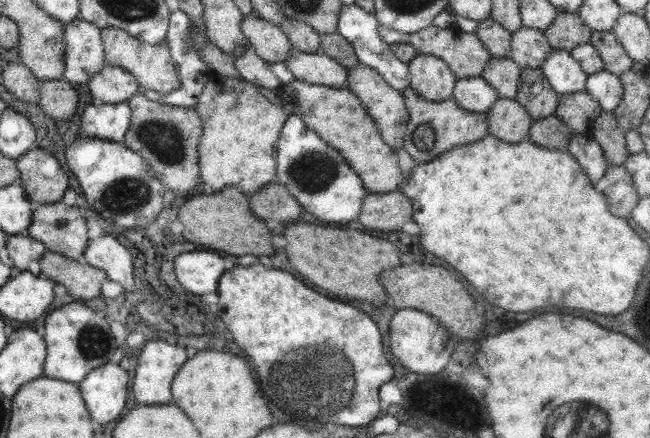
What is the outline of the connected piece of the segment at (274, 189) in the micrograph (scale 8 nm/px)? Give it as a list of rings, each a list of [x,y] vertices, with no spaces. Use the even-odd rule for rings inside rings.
[[[274,181],[248,195],[251,213],[261,221],[274,218],[277,222],[291,222],[299,216],[300,204],[285,191],[284,185]]]

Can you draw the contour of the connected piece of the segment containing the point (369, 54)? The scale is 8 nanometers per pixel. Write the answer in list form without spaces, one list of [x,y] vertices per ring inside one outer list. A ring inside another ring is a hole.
[[[342,5],[336,26],[336,33],[340,34],[354,50],[354,54],[361,65],[368,66],[371,70],[381,75],[381,78],[396,91],[402,91],[408,87],[409,73],[407,65],[395,58],[387,45],[377,32],[377,19],[374,13],[365,12],[362,8],[353,5]]]

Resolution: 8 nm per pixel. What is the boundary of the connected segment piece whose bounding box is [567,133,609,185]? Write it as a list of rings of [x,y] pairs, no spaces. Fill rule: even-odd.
[[[588,133],[571,134],[567,153],[579,163],[593,185],[599,178],[603,178],[609,167],[609,162],[604,157],[599,144]]]

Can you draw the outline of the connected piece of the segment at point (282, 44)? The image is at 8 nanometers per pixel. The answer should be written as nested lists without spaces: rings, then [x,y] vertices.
[[[255,14],[243,16],[240,28],[256,56],[266,63],[284,62],[293,51],[279,26],[264,21]]]

